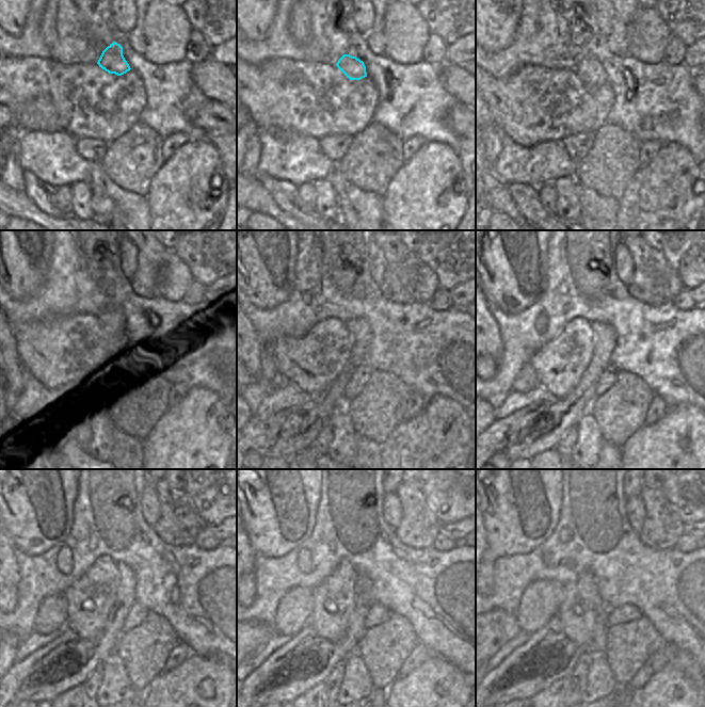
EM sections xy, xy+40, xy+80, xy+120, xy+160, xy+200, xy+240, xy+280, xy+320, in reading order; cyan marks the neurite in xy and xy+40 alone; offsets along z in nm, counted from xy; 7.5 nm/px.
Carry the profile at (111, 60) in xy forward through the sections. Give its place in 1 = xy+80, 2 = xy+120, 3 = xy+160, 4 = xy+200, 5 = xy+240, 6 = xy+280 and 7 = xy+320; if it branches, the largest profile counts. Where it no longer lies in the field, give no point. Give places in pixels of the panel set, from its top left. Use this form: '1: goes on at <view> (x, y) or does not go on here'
1: goes on at xy+80 (590, 70)
2: goes on at xy+120 (113, 319)
3: goes on at xy+160 (286, 447)
4: goes on at xy+200 (569, 411)
5: goes on at xy+240 (92, 653)
6: goes on at xy+280 (331, 654)
7: goes on at xy+320 (524, 686)

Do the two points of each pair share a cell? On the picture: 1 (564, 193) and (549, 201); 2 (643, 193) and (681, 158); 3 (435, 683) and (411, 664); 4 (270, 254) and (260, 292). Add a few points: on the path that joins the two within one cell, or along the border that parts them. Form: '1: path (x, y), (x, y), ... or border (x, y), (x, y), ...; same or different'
1: border (551, 183), (557, 194), (556, 211); different
2: path (653, 186), (672, 167); same
3: border (431, 653), (417, 668), (404, 676), (398, 677); different
4: path (268, 263), (267, 283); same

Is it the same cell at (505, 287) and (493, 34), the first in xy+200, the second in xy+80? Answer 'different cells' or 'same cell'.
same cell

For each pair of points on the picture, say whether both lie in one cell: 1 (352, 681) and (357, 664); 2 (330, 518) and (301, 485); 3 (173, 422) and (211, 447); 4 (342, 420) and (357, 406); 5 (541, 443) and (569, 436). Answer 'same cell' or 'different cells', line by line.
1: same cell
2: different cells
3: same cell
4: different cells
5: different cells

